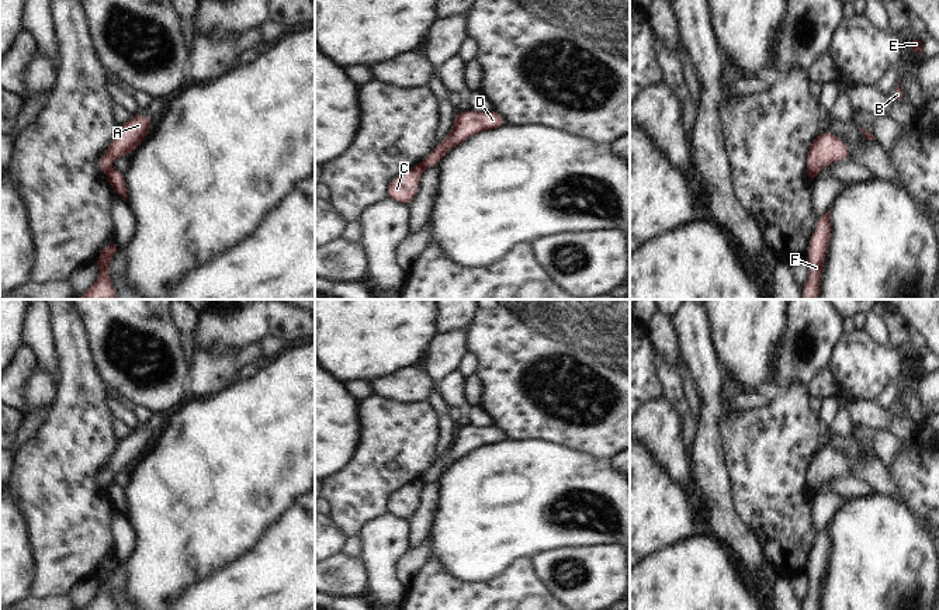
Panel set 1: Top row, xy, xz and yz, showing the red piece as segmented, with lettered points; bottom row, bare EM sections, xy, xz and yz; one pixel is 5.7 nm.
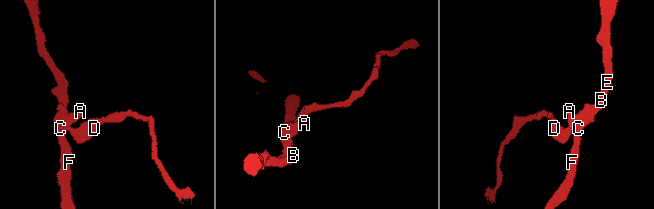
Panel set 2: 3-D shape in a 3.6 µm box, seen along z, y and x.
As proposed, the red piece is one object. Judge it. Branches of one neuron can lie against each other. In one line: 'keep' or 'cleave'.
cleave

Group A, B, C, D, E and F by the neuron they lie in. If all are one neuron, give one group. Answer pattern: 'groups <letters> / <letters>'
groups A B C E F / D

